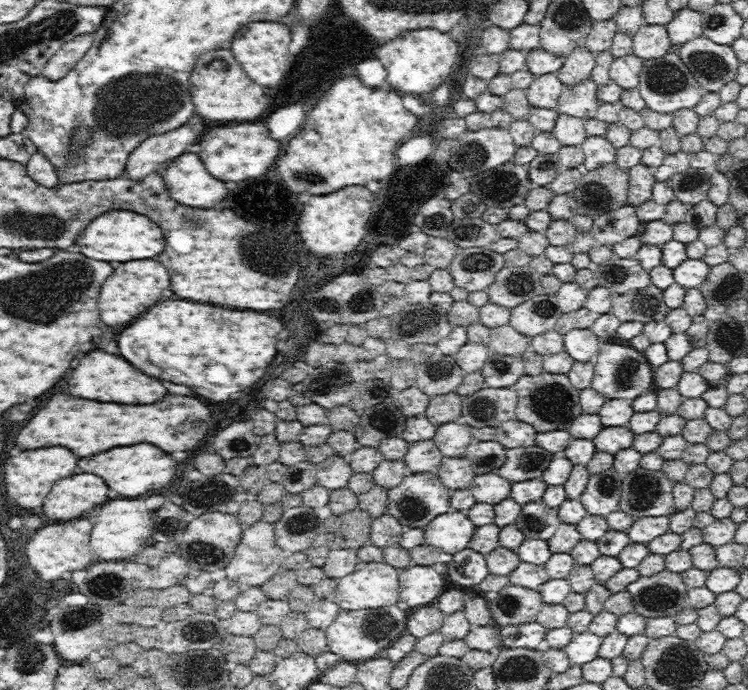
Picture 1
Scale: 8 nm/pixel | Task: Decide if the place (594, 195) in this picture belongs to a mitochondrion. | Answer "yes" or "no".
yes

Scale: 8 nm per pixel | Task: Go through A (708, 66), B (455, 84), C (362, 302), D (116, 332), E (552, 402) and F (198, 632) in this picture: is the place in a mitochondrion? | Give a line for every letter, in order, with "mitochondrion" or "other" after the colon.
A: mitochondrion
B: other
C: mitochondrion
D: other
E: mitochondrion
F: other

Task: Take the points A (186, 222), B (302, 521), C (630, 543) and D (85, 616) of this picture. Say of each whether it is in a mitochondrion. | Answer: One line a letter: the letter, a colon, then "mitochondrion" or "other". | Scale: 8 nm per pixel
A: mitochondrion
B: other
C: other
D: mitochondrion

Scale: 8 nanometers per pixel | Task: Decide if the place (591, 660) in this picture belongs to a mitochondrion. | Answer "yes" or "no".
no

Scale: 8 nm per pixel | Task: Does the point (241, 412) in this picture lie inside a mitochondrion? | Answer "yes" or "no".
no

